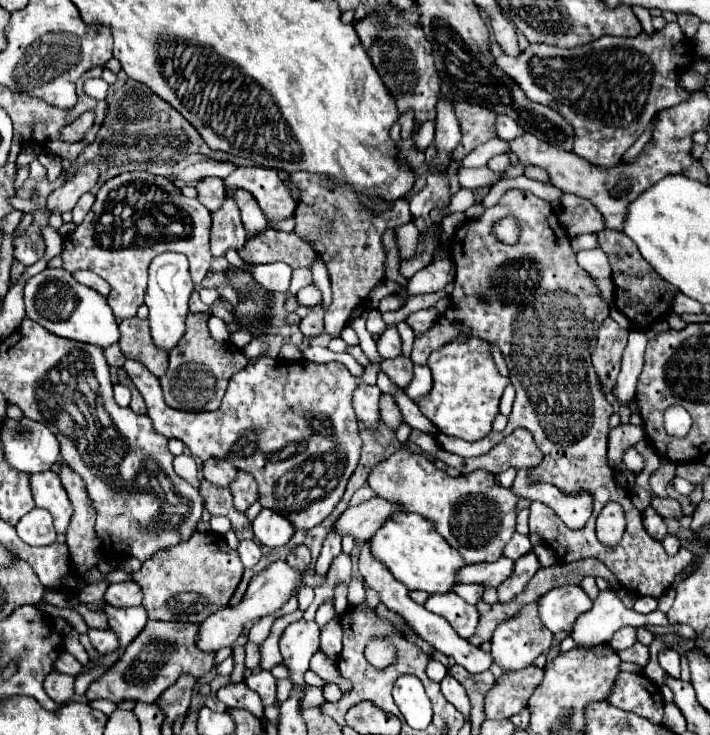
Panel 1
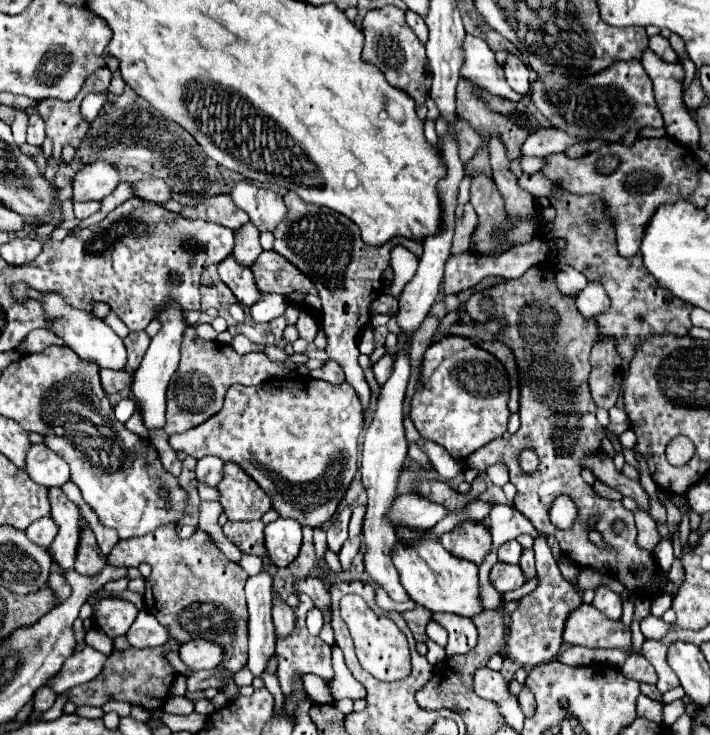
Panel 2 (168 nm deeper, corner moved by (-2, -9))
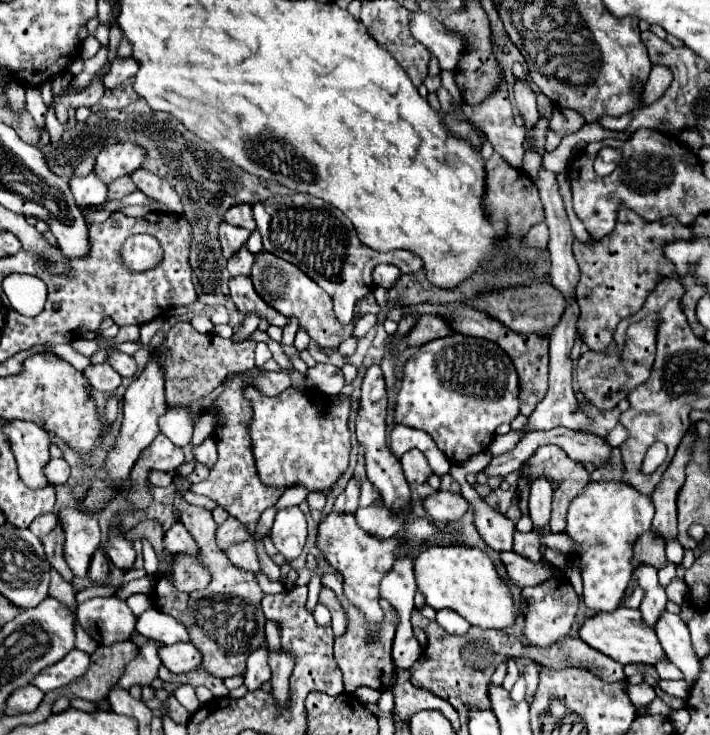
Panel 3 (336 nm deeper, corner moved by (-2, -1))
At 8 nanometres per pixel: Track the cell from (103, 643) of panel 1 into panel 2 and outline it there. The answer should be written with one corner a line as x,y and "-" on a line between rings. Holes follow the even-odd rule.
84,646
80,652
74,652
64,662
60,672
48,682
48,688
52,688
56,694
62,694
78,684
86,684
100,674
104,660
106,660
104,654
96,652
90,646

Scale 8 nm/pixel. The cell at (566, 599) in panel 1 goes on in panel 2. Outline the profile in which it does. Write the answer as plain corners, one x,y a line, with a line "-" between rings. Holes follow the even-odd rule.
582,604
576,612
572,612
564,626
564,642
586,648
618,648
626,654
632,652
630,630
622,624
622,620
610,620
590,604

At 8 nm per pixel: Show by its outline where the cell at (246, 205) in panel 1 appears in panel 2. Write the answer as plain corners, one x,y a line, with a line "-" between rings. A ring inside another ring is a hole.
244,224
244,228
240,228
240,232
234,232
236,234
236,248
234,248
234,260
240,264
240,266
246,266
250,268
256,258
260,256
262,248
260,248
260,242
258,242
258,228
254,228
254,224

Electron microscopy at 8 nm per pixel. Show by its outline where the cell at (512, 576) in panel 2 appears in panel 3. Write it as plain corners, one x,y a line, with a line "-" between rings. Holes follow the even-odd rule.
502,552
500,560
508,572
508,578
520,588
536,586
536,584
552,578
552,566
546,566
542,562
534,564
516,552

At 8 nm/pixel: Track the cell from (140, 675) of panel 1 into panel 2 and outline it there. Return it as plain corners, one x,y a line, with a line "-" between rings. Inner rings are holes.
172,640
172,644
168,644
166,648
112,650
112,654
108,656
100,676
96,676
88,684
80,684
80,686
68,690
66,698
72,700
76,706
86,706
86,704
88,706
104,706
108,700
122,700
122,702
142,706
148,712
158,710
158,708
162,708
164,700
168,698
170,686
172,686
172,682
176,678
172,666
162,656
168,650
178,650
178,642

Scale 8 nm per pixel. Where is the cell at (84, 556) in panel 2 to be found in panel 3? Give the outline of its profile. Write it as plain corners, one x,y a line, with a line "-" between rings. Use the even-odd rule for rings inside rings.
96,550
94,556
92,556
92,560
90,560
88,576
94,582
104,582
106,574
108,574
108,560
106,560
106,556
104,556
102,550

